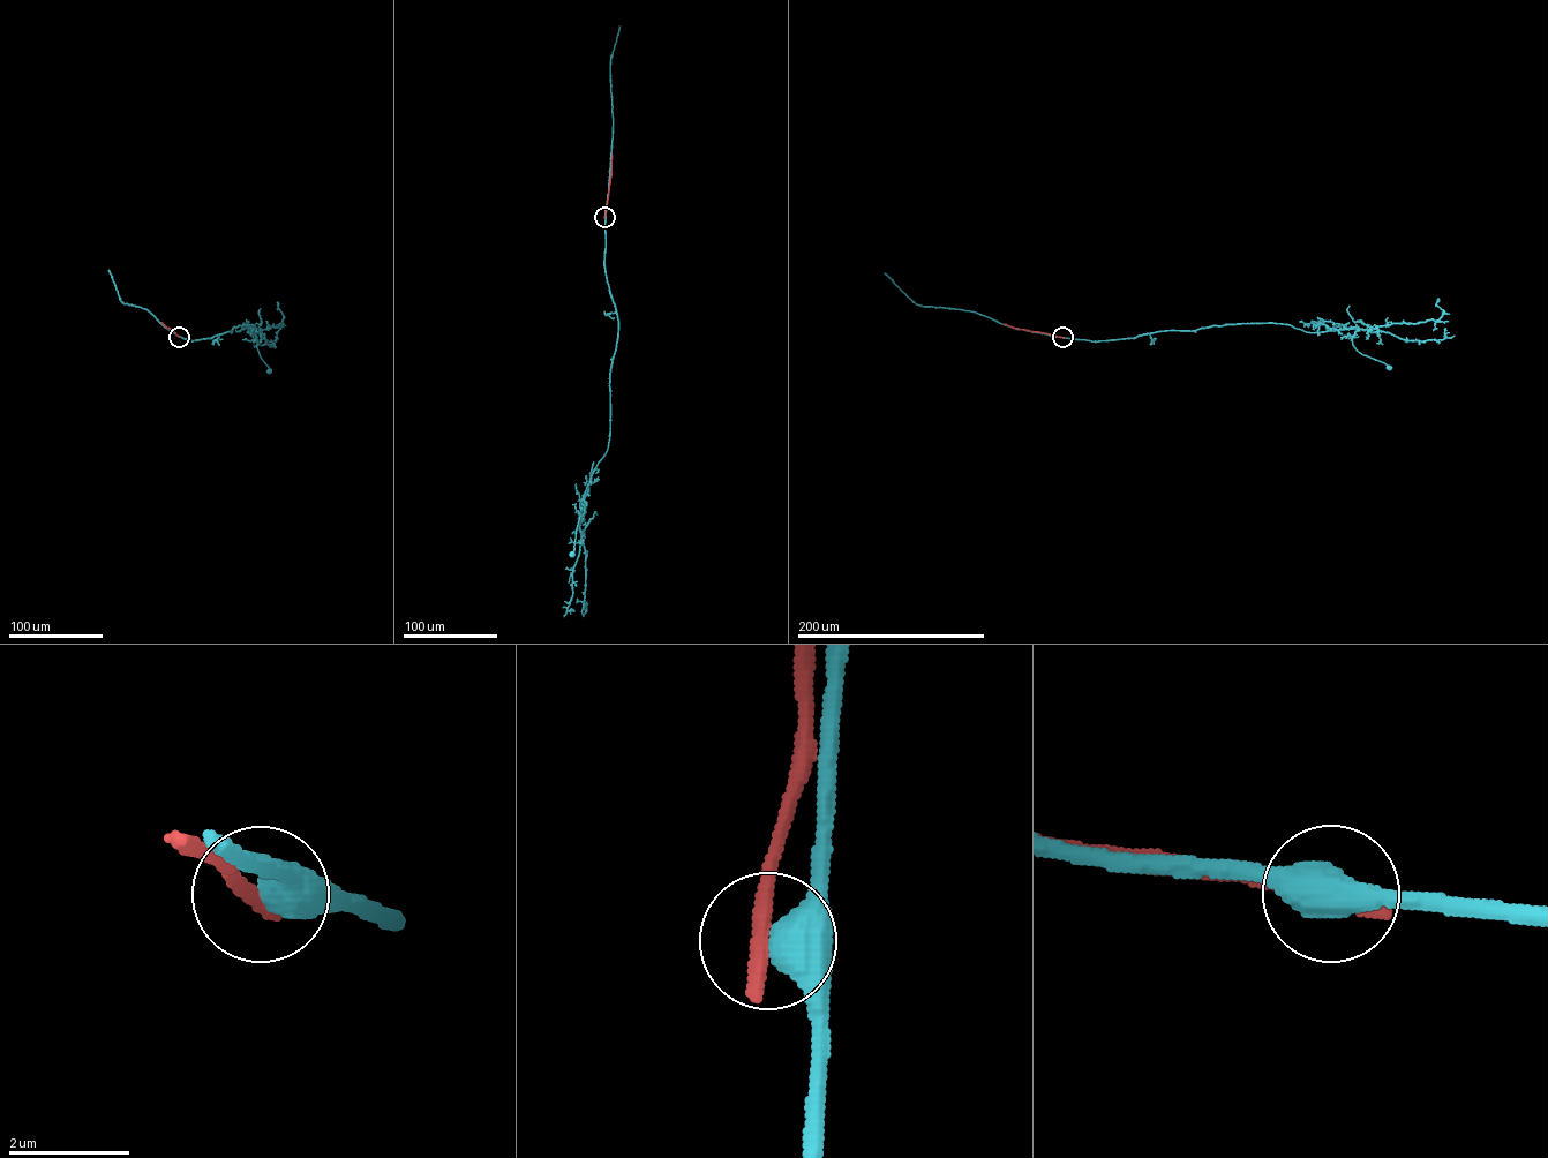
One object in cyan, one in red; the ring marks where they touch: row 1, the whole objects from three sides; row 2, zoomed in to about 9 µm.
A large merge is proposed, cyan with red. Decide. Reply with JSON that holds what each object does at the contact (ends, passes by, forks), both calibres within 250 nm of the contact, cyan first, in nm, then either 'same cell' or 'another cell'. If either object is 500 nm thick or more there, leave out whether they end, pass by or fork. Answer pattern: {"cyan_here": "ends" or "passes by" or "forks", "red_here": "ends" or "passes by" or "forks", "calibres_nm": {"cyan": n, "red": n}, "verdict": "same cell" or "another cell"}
{"cyan_here": "passes by", "red_here": "ends", "calibres_nm": {"cyan": 440, "red": 360}, "verdict": "another cell"}

